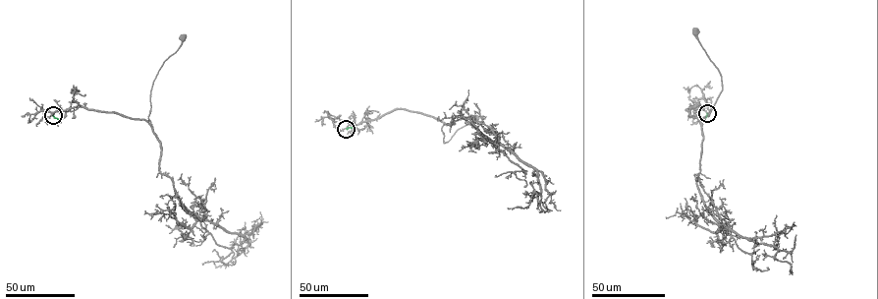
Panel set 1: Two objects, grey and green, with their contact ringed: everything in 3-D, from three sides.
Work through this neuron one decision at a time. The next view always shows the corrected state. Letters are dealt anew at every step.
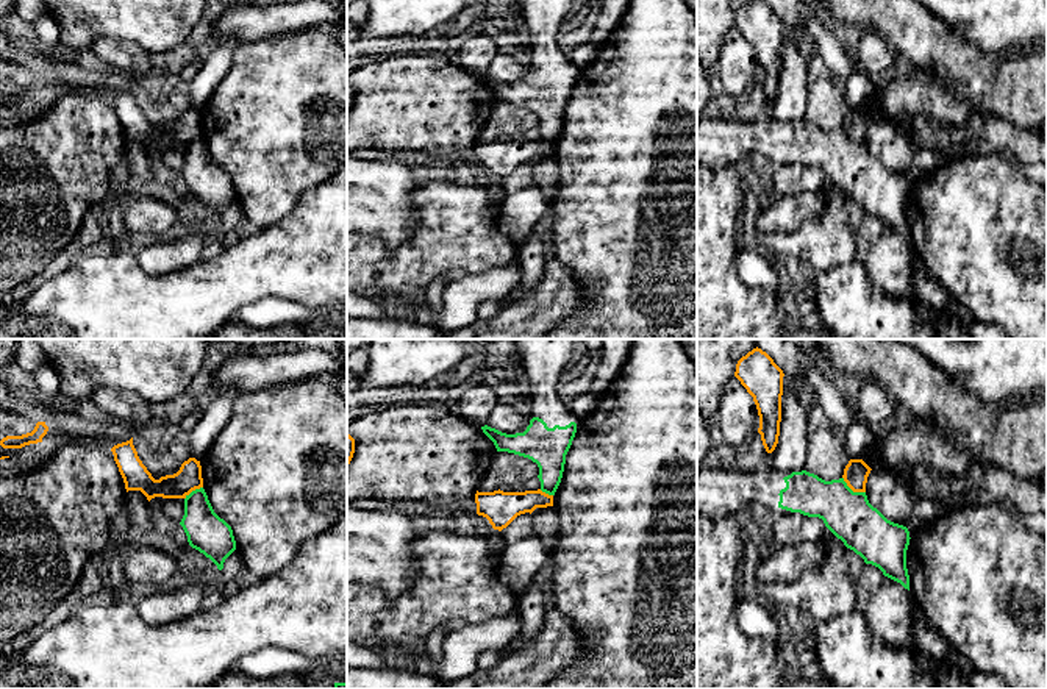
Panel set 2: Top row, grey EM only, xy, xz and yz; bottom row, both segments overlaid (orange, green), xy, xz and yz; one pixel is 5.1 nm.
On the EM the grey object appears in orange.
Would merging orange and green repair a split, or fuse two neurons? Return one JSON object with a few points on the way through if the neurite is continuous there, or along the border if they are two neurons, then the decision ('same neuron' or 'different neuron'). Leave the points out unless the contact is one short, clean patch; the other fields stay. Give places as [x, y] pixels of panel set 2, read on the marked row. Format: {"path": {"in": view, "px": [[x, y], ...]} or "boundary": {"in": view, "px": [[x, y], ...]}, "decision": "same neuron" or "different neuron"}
{"boundary": {"in": "yz", "px": [[843, 477], [854, 491], [864, 492]]}, "decision": "different neuron"}

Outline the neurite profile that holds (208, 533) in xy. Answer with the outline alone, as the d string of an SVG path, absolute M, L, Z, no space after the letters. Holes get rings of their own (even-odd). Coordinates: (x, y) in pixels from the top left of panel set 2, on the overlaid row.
M203 487L186 495L180 525L189 545L222 570L225 559L236 550L236 541L231 527L214 512Z

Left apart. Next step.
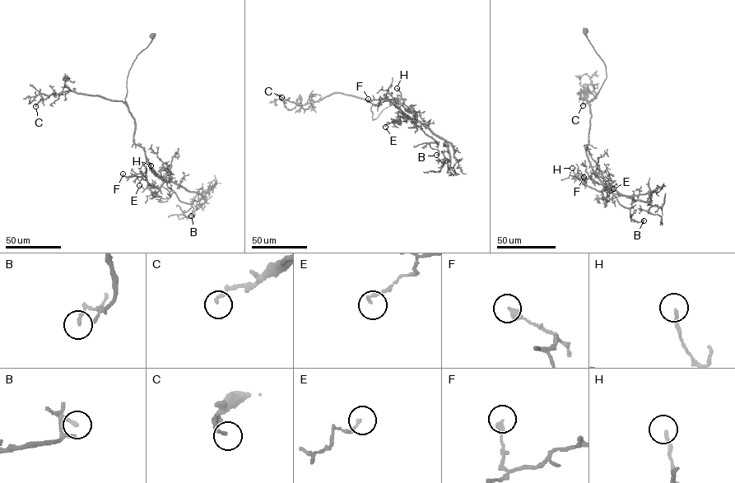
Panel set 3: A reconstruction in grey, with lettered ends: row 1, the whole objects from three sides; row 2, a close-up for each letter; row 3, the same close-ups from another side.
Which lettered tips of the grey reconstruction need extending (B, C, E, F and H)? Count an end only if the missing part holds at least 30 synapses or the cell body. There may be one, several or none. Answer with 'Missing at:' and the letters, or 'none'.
Missing at: none

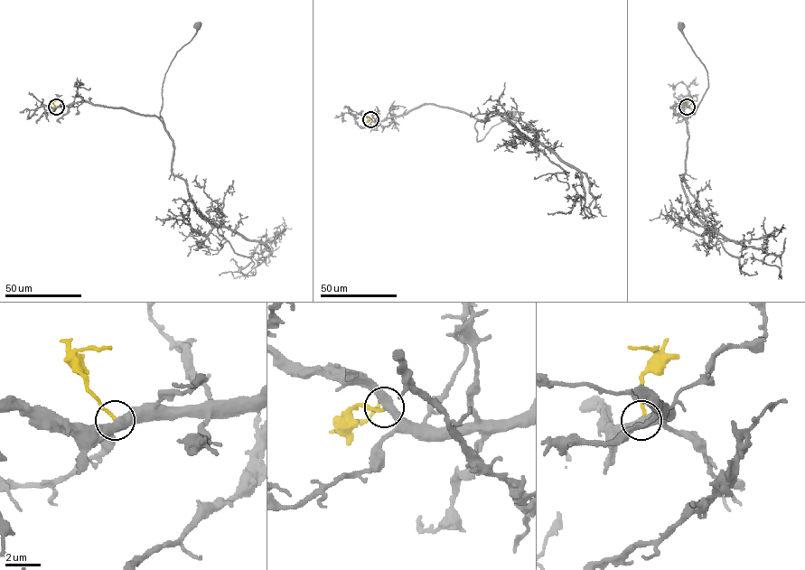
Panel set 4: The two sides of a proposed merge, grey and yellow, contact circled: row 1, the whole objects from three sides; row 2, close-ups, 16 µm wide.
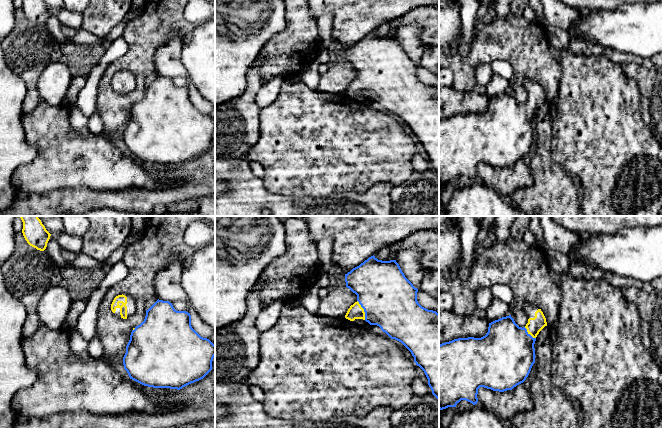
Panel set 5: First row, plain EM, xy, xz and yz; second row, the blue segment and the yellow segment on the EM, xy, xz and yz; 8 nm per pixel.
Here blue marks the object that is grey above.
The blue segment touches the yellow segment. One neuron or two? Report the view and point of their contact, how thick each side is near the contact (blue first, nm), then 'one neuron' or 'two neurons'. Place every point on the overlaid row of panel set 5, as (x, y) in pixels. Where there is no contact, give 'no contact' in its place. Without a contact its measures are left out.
xz (364, 310) | 440/120 nm | one neuron

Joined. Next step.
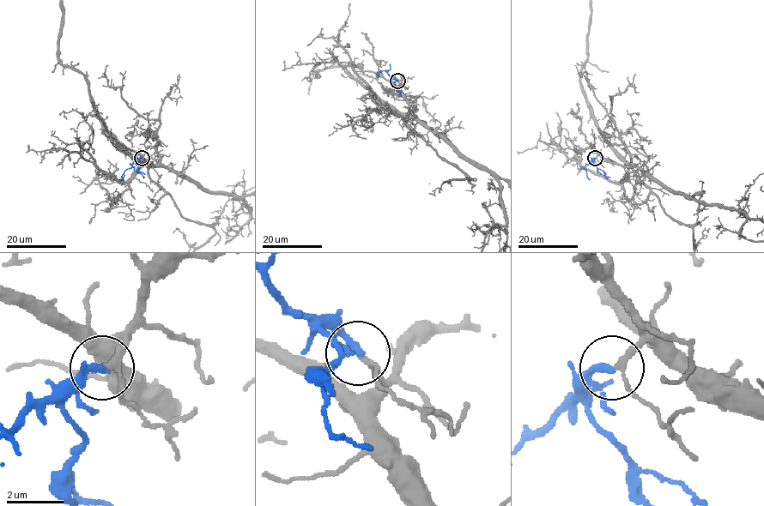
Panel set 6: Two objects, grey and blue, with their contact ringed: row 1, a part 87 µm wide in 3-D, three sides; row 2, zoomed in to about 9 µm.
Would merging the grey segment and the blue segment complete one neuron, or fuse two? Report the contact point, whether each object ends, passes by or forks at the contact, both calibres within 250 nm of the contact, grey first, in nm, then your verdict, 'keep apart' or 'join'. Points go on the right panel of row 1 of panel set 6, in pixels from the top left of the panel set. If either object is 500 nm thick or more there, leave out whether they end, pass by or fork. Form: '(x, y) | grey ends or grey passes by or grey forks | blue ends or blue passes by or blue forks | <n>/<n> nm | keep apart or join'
(595, 158) | grey passes by | blue ends | 180/280 nm | join

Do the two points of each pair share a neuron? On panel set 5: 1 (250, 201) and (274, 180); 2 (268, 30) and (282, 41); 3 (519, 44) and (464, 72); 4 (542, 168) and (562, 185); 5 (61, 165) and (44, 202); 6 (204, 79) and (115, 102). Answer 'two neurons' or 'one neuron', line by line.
1: two neurons
2: two neurons
3: one neuron
4: one neuron
5: two neurons
6: two neurons

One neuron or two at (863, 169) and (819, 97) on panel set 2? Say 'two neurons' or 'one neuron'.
two neurons

